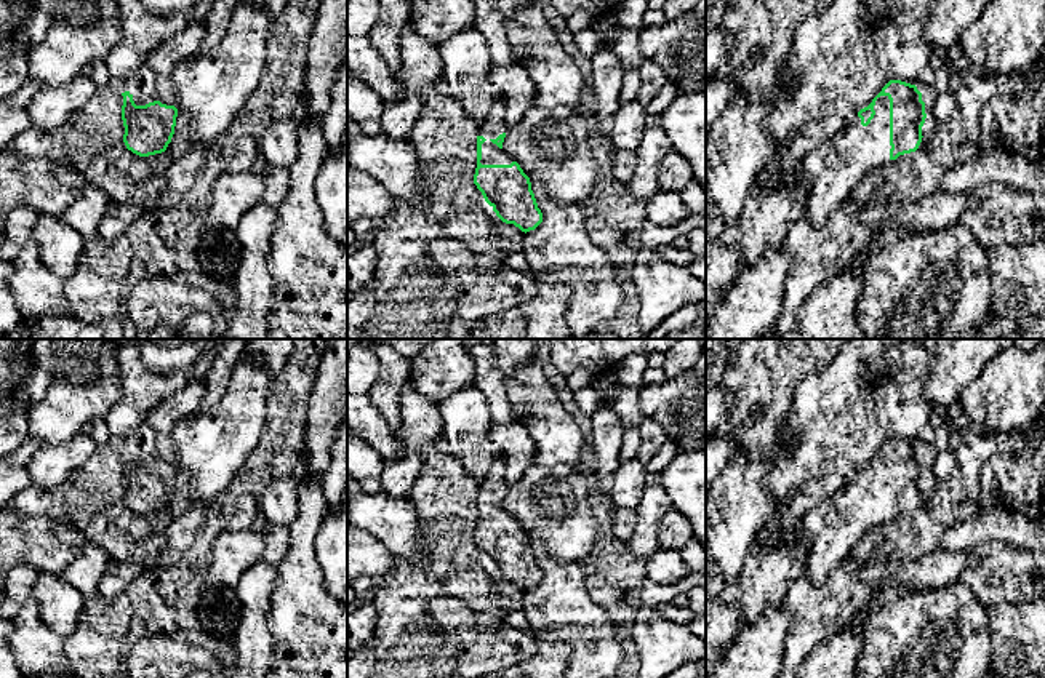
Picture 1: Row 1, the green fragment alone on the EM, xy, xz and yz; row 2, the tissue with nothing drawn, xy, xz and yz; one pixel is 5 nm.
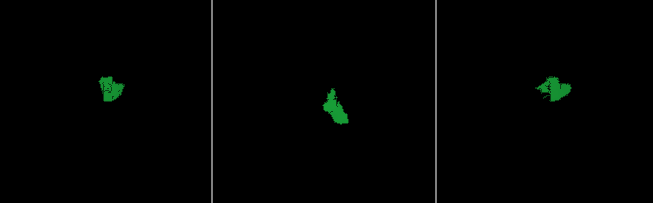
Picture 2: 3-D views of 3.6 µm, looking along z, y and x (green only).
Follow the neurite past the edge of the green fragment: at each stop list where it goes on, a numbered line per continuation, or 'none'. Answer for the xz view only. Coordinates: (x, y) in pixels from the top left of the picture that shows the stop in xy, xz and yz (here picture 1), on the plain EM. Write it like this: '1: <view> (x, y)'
1: xz (493, 483)

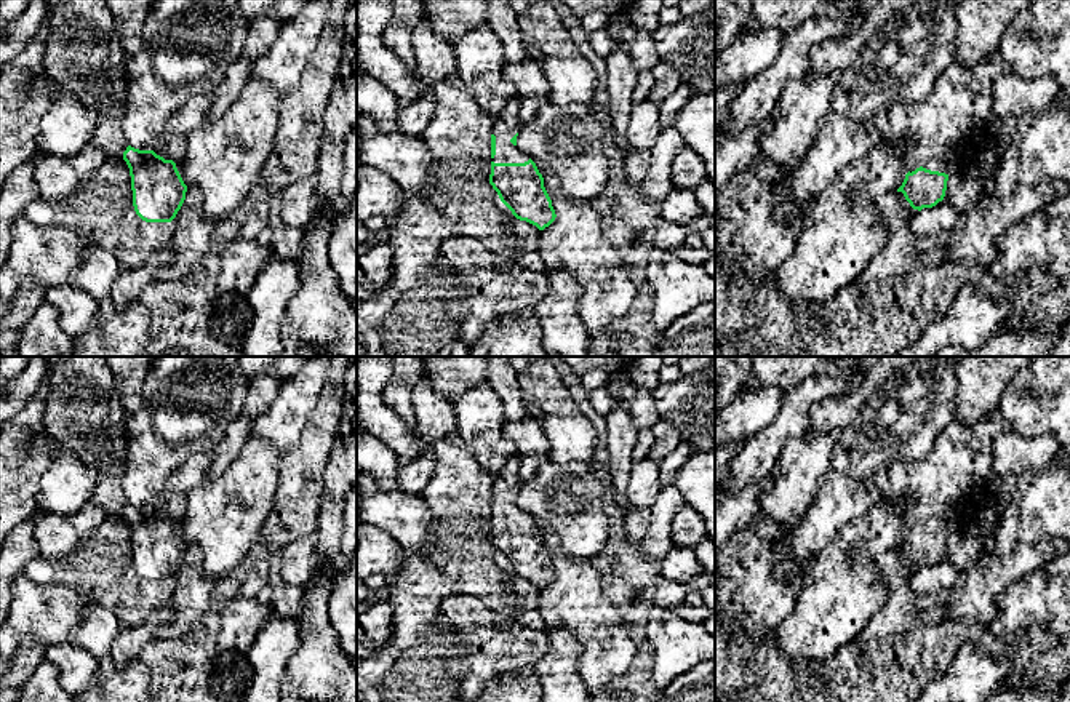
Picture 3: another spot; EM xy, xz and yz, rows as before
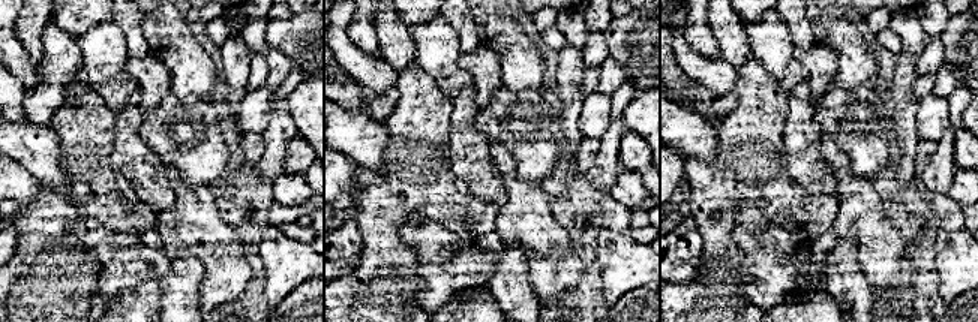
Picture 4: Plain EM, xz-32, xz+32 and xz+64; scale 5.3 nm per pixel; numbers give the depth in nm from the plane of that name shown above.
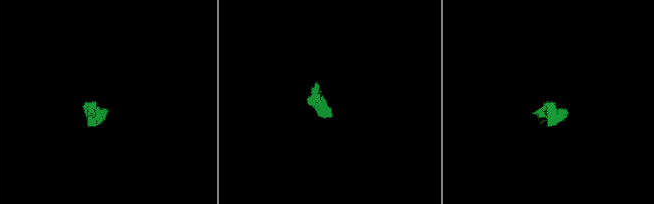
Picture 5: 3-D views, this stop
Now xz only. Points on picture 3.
1: xz (507, 482)

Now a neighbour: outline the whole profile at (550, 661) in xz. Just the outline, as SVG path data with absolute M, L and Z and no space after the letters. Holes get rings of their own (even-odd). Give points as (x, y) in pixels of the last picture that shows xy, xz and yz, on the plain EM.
M545 630L549 651L533 665L541 678L544 702L589 702L582 680L576 675L581 643L568 630Z

